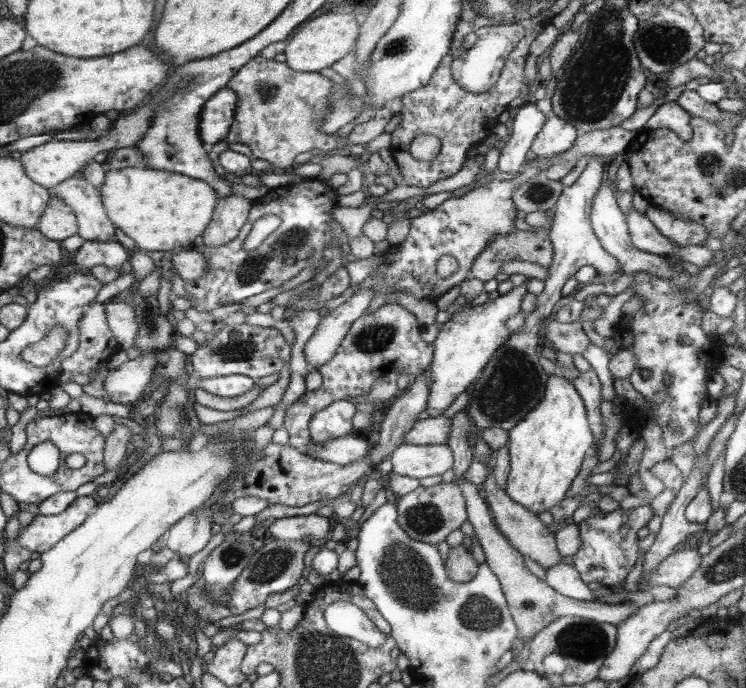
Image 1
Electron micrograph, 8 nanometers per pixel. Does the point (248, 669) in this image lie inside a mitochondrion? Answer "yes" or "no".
no

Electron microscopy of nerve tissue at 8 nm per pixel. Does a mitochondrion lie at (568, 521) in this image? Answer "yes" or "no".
no

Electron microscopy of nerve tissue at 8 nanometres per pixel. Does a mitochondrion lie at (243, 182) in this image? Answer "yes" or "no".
no

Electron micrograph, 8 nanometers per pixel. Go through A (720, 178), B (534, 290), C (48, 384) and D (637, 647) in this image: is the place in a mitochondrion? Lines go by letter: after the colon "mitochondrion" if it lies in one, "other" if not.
A: mitochondrion
B: other
C: other
D: other

